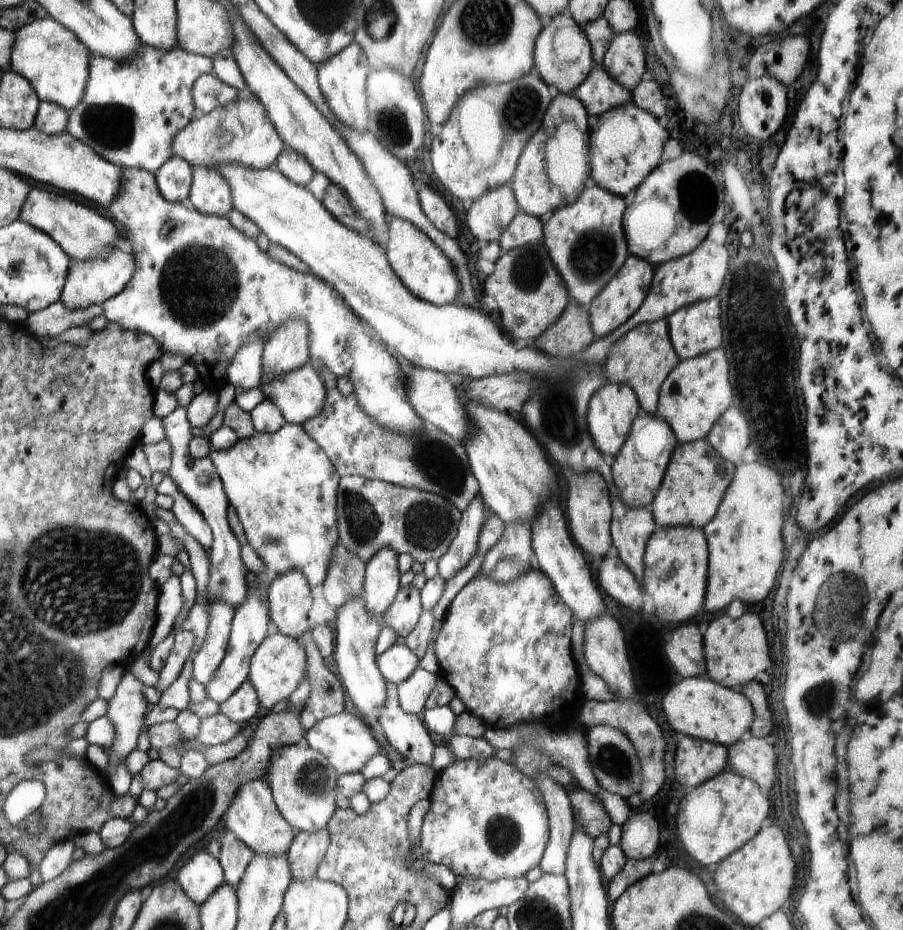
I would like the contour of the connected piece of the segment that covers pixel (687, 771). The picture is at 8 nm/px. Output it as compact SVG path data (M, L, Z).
M679 736L674 770L678 782L685 788L694 788L729 769L727 762L727 747L689 736Z

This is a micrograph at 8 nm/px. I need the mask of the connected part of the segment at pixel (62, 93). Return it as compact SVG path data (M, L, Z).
M52 17L33 20L18 28L10 71L26 77L35 88L40 101L64 108L70 116L86 95L91 76L91 49L59 21Z

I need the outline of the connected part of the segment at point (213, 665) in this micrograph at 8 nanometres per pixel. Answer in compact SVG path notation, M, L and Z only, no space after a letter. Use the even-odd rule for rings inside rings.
M209 602L208 604L210 606L208 634L192 658L192 677L204 686L214 678L214 672L218 670L220 662L226 656L228 636L230 636L234 616L234 608L230 604L224 604L224 602L218 602L218 604Z

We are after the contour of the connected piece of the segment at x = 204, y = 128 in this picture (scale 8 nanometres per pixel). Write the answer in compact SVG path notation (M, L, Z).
M256 99L232 100L206 115L197 115L186 128L182 128L174 140L172 150L176 157L183 158L191 167L218 170L222 164L240 164L246 168L267 169L277 161L285 148L266 109Z

